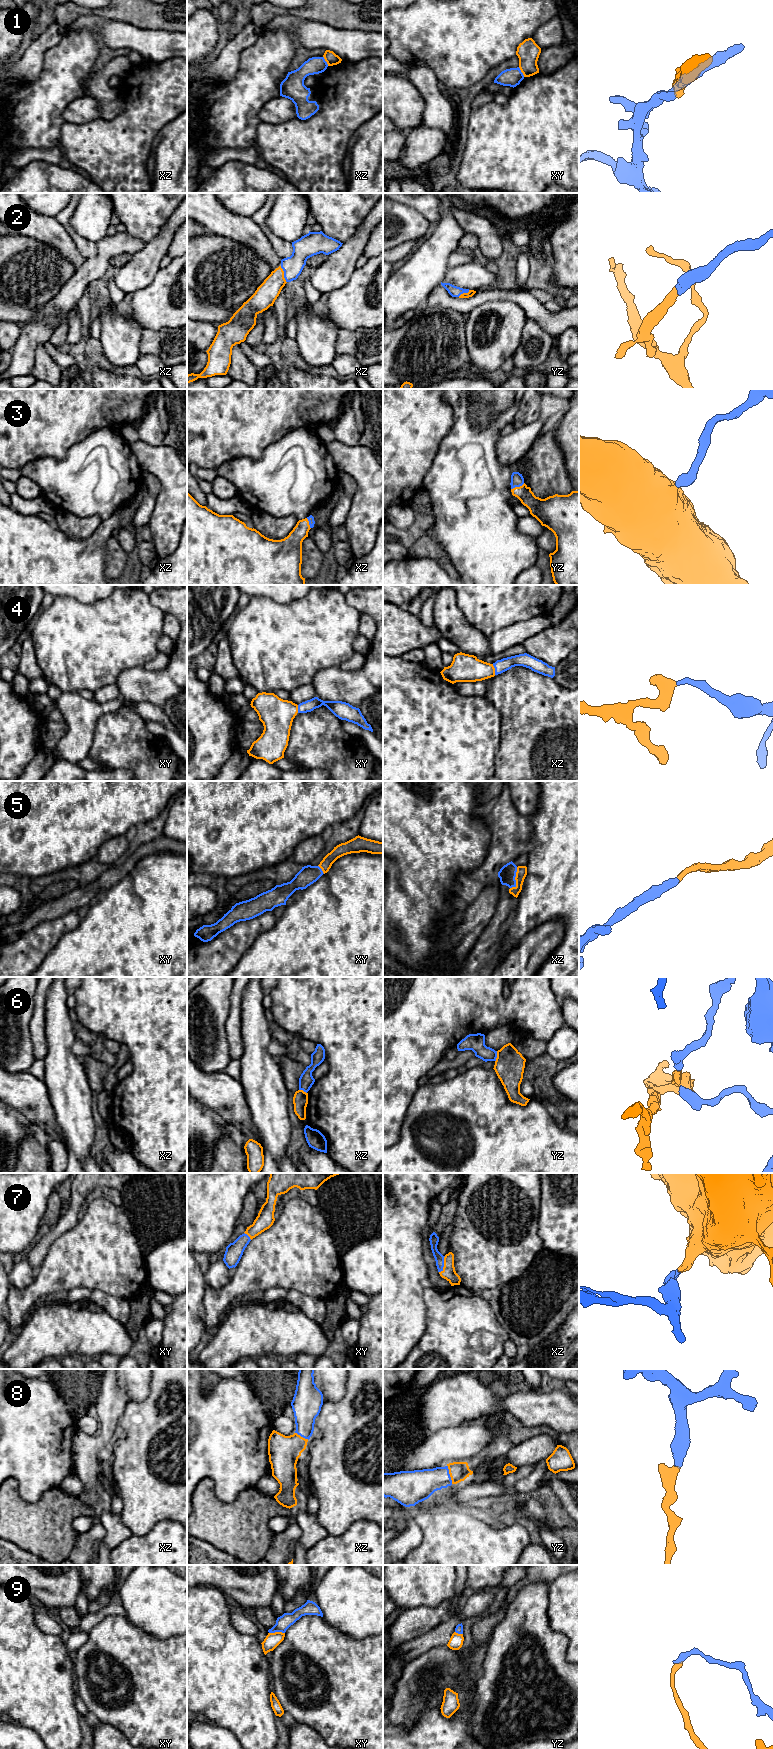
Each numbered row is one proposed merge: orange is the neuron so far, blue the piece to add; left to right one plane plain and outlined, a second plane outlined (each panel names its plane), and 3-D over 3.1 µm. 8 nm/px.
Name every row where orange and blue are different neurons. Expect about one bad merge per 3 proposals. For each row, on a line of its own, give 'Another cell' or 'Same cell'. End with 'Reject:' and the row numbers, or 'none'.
1: Another cell
2: Same cell
3: Same cell
4: Same cell
5: Same cell
6: Another cell
7: Same cell
8: Same cell
9: Another cell
Reject: 1, 6, 9

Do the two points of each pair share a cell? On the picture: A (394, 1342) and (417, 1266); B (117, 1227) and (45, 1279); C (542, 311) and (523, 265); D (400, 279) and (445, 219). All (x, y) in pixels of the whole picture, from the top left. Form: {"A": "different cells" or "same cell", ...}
{"A": "same cell", "B": "same cell", "C": "different cells", "D": "same cell"}

